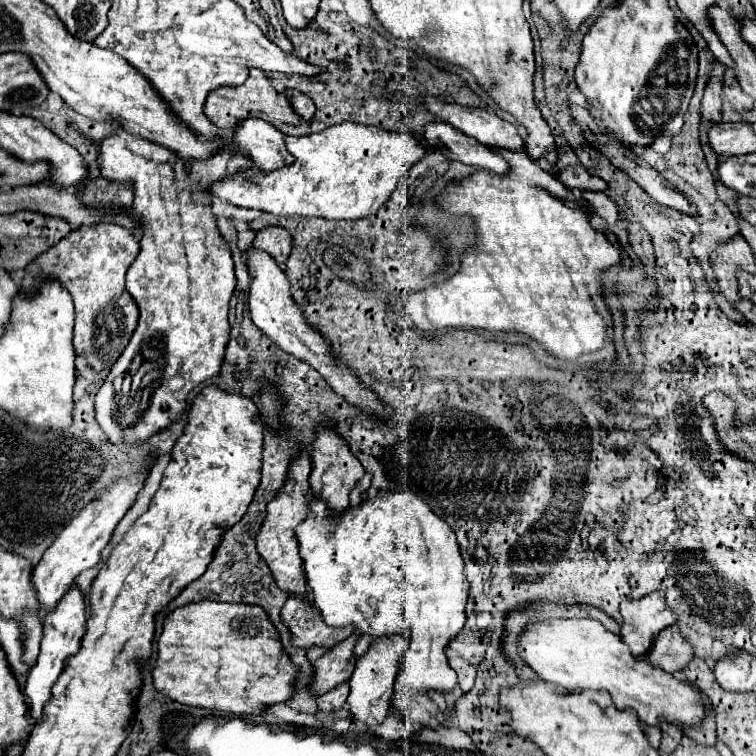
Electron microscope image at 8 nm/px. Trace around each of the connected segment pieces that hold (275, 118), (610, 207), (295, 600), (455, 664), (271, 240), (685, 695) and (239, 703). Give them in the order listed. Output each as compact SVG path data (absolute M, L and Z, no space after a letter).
M250 69L250 77L246 79L244 85L238 87L224 87L224 89L216 89L216 93L210 93L206 99L206 117L218 127L218 129L234 129L234 125L242 119L248 117L258 117L268 121L270 125L274 125L278 131L282 131L284 135L306 135L310 133L310 125L306 127L306 121L302 121L300 117L294 115L286 95L274 91L272 81L260 71L260 69Z
M586 191L586 193L584 193L584 199L586 199L586 203L594 209L590 223L592 223L592 227L594 227L596 231L606 233L606 227L618 223L620 209L616 207L616 203L614 203L608 195Z
M294 595L288 597L288 601L284 603L280 617L282 617L282 623L290 629L292 645L300 649L312 649L312 647L332 649L340 641L352 635L350 627L332 629L324 625L314 605L308 605L308 601L302 601L300 597L294 597Z
M452 657L450 659L450 667L456 671L458 675L458 685L464 693L468 693L474 685L474 677L476 677L476 669L462 657Z
M266 227L256 233L252 245L270 253L276 263L286 263L292 253L292 233L284 227Z
M530 617L516 637L516 649L538 677L564 687L566 693L606 689L618 709L634 709L644 725L658 725L660 717L680 725L694 725L704 717L700 697L690 685L642 659L636 661L618 635L606 631L604 625L590 617Z
M204 599L200 603L178 607L166 615L158 641L158 665L152 669L152 683L158 691L178 703L242 715L262 713L264 707L290 699L294 675L296 667L282 651L278 633L262 607Z

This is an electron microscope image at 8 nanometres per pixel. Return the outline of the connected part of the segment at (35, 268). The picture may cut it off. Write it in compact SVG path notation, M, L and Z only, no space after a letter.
M78 227L60 239L60 243L56 243L52 249L36 257L24 269L24 277L20 281L20 289L24 289L28 295L34 295L48 279L60 281L60 285L72 295L76 305L74 349L98 373L106 363L118 361L138 323L138 307L126 291L126 271L136 259L138 249L140 245L136 237L126 227Z

